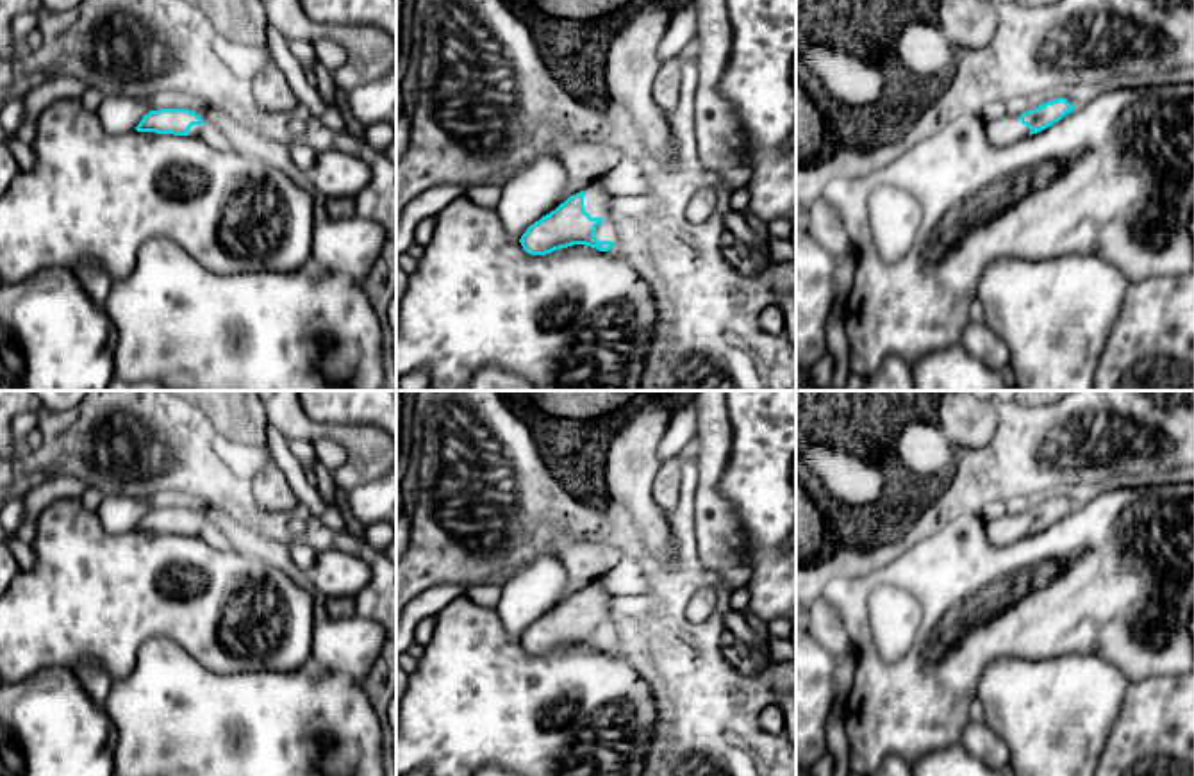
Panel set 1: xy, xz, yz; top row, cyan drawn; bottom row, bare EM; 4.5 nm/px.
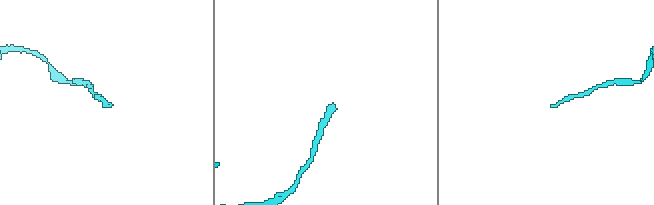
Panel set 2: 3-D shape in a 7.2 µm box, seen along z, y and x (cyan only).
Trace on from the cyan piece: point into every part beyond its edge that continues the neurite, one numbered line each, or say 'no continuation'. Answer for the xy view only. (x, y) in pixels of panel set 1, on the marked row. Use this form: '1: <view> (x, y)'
1: xy (211, 136)

